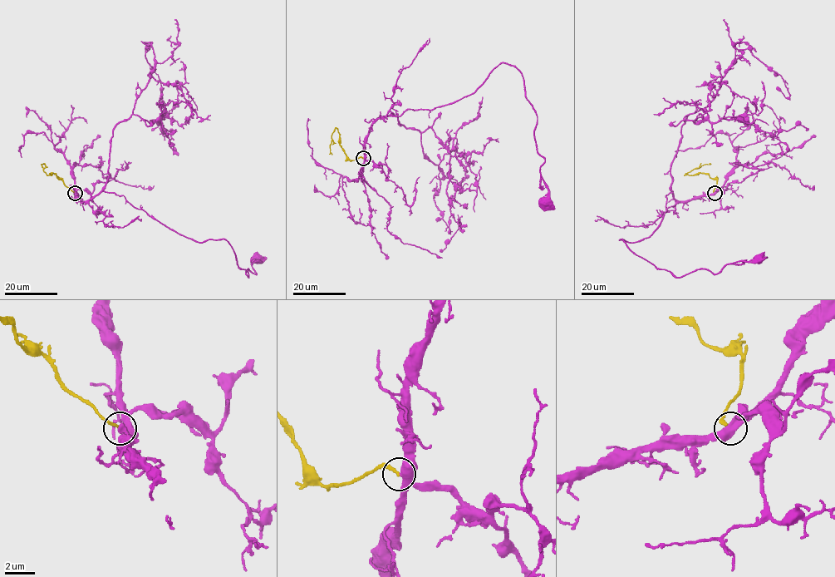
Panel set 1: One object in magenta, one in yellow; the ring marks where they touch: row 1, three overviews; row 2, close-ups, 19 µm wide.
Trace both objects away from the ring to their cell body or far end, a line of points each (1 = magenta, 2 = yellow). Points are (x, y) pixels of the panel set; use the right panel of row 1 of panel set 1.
1: (714, 192), (676, 201), (672, 191), (650, 235), (619, 239), (676, 277), (699, 269), (717, 273), (758, 257)
2: (714, 192), (716, 180), (707, 174), (685, 175), (710, 164)

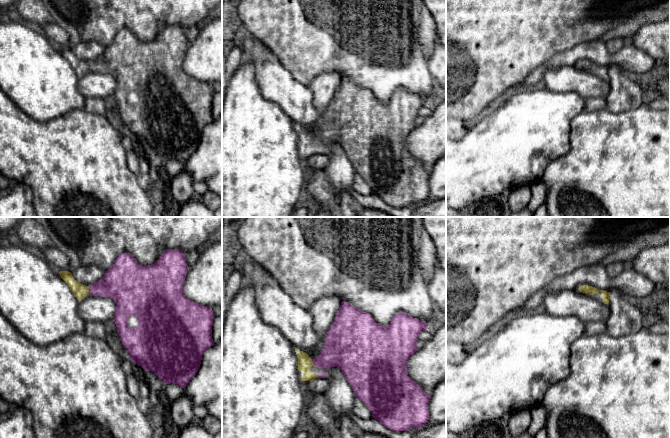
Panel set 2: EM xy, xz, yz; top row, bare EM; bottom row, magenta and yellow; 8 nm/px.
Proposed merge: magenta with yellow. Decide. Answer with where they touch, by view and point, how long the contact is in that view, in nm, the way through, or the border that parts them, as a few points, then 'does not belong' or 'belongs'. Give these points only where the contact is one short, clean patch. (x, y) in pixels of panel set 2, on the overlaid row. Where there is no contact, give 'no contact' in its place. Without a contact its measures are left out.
xy (89, 290) | 70 nm | across xy (119, 283), (89, 290), (80, 291) | belongs

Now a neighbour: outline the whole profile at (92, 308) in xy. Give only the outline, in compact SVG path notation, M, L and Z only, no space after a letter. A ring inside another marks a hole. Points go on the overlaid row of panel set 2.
M87 295L79 302L78 312L85 322L105 322L113 319L116 304L111 298Z

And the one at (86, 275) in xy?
M81 265L71 273L77 282L89 286L99 281L105 272L96 265Z

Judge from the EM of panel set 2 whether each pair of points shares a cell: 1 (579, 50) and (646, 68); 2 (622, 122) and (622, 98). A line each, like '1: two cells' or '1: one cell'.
1: one cell
2: two cells

